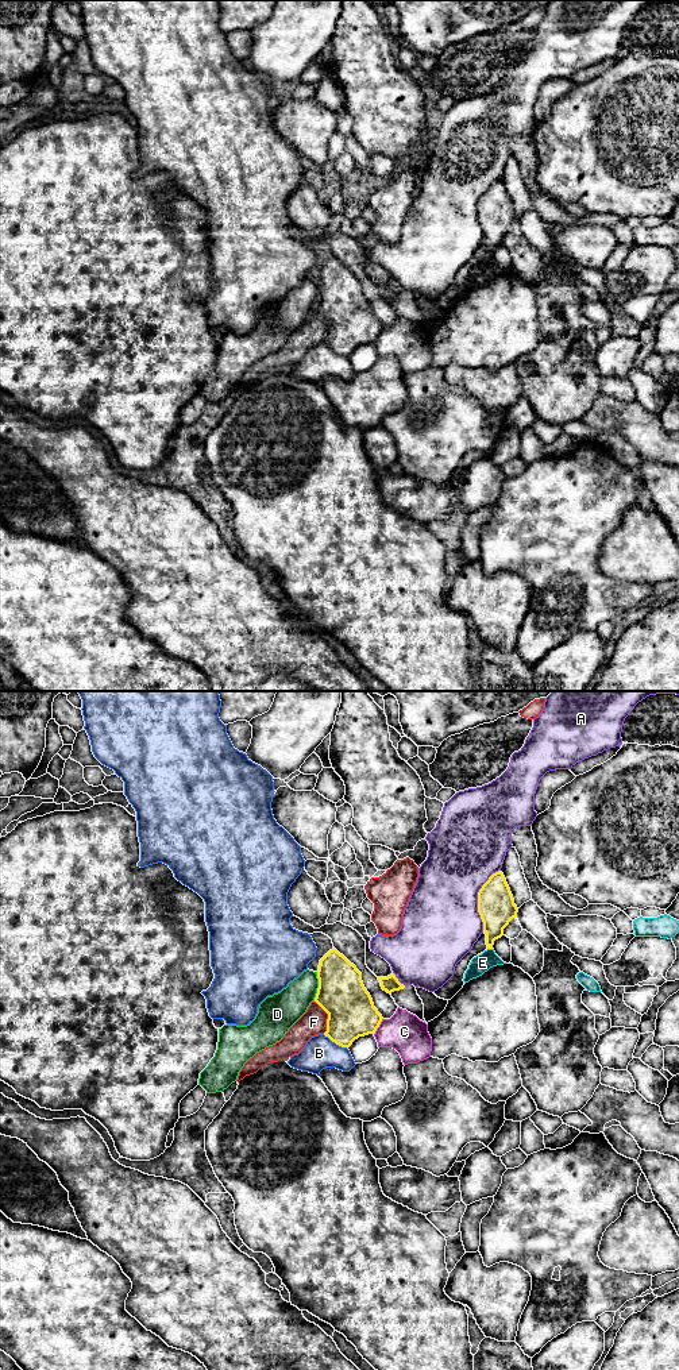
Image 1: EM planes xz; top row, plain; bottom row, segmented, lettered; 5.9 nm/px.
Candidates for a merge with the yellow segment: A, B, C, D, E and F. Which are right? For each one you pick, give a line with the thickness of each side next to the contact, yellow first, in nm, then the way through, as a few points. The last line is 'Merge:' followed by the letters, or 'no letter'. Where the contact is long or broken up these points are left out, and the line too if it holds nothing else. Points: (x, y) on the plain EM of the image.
Merge: no letter

